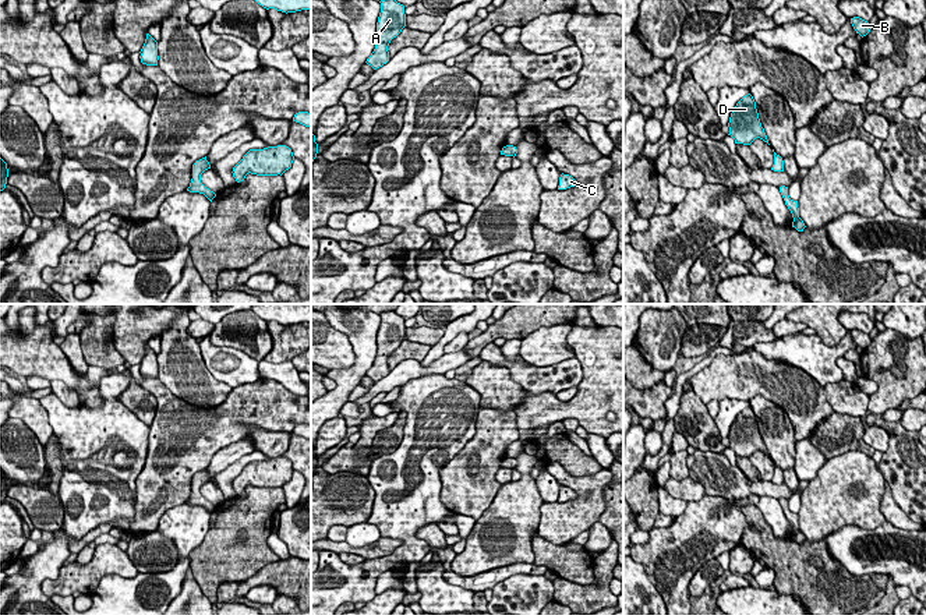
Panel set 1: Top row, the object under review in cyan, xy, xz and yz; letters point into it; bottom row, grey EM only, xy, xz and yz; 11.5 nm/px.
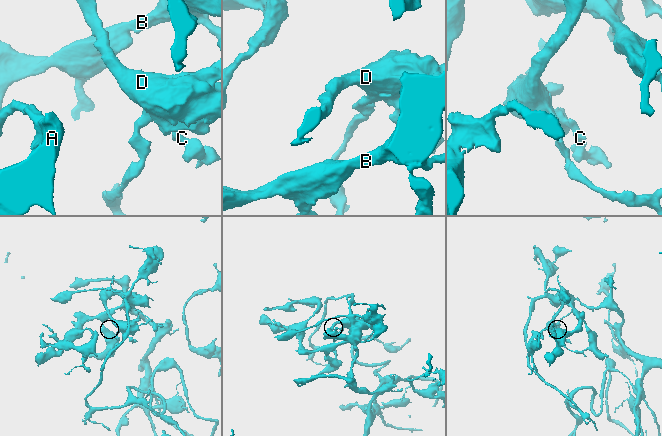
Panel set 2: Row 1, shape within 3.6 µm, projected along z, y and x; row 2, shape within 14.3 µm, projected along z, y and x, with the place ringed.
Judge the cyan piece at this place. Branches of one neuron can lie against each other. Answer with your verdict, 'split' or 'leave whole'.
leave whole

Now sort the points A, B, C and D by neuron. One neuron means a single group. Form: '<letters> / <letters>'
A B C D

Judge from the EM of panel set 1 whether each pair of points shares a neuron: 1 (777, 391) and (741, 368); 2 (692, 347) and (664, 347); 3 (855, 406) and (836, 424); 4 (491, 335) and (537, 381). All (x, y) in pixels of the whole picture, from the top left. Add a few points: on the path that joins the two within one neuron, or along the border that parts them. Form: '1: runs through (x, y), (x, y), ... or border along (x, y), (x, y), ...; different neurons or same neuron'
1: runs through (769, 382), (763, 377), (749, 377); same neuron
2: border along (686, 327), (679, 352); different neurons
3: border along (834, 410), (859, 417); different neurons
4: border along (492, 342), (477, 356); different neurons

